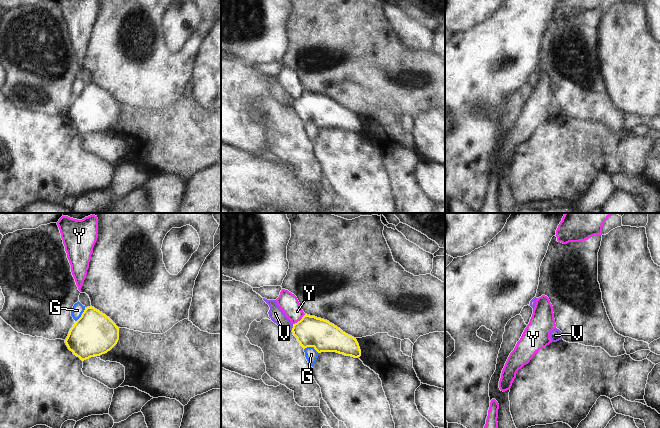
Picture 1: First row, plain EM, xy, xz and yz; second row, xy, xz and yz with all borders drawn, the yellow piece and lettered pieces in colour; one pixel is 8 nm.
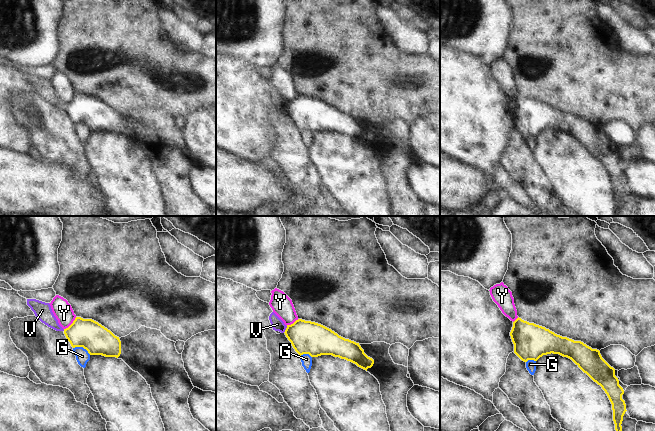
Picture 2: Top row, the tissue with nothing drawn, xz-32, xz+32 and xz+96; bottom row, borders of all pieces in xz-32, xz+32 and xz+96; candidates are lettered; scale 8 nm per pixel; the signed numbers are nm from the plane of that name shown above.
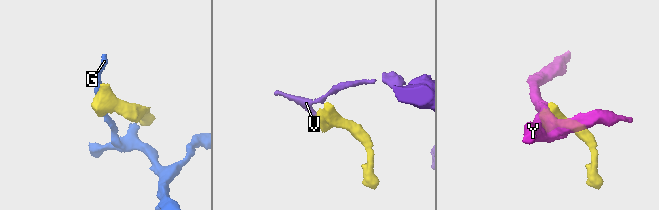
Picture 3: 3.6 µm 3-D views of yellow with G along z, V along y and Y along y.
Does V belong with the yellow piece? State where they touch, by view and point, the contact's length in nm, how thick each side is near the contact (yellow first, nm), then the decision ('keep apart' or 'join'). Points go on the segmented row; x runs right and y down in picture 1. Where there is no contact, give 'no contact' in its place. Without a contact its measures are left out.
contact xz (293, 327); length 50 nm; calibres 240 and 110 nm; keep apart

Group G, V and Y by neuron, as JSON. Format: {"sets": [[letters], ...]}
{"sets": [["G"], ["V"], ["Y"]]}

